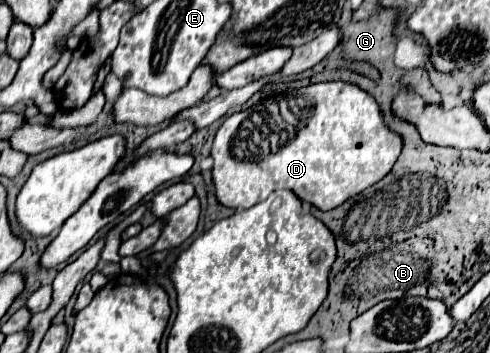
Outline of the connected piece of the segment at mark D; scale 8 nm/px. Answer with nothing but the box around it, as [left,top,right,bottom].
[211,82,401,210]

